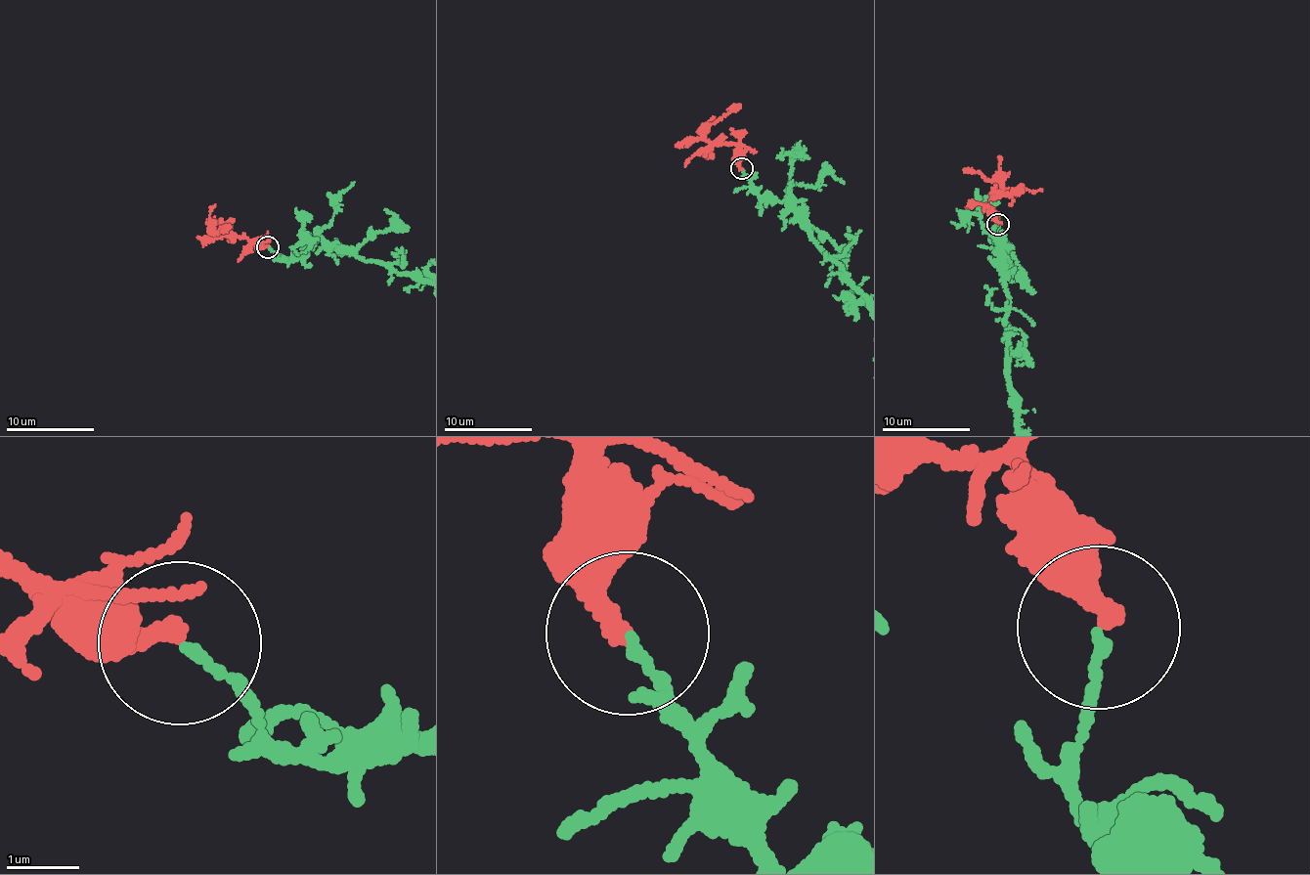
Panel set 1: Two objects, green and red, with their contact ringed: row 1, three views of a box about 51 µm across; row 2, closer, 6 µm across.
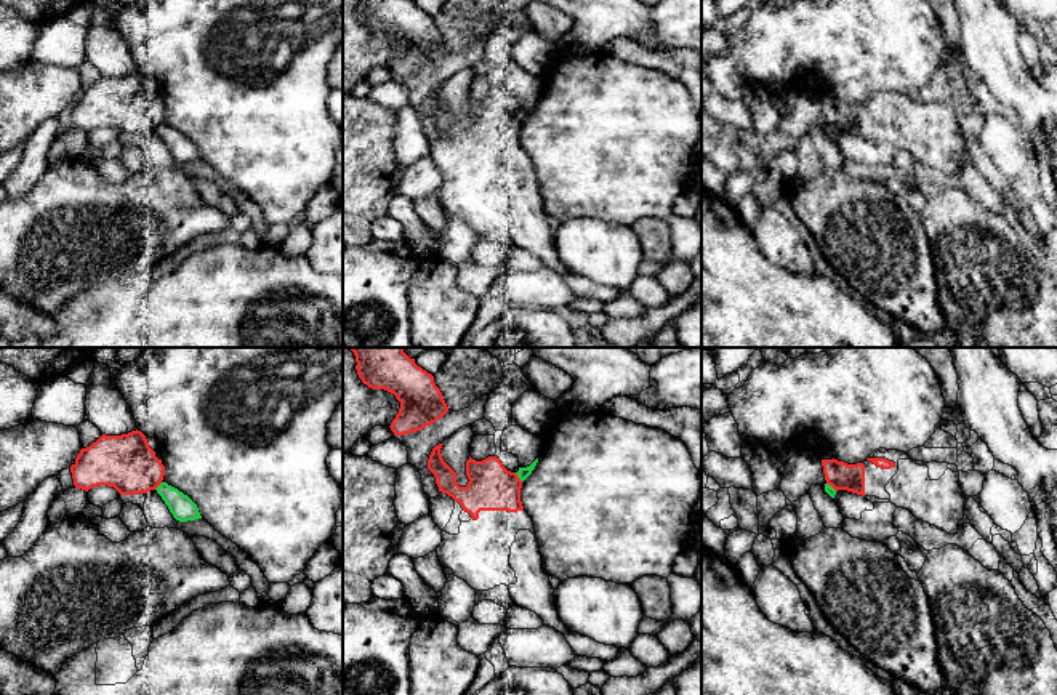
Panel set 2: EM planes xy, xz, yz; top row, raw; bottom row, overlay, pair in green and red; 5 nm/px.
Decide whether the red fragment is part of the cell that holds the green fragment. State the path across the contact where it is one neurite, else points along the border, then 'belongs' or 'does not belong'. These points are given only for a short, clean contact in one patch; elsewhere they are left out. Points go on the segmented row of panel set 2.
does not belong

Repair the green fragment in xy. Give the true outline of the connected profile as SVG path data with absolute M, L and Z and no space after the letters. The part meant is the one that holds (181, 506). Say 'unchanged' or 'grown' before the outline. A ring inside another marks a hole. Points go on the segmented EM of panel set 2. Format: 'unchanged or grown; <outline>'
unchanged; M162 482L155 490L176 520L187 522L202 519L197 504L178 488Z

